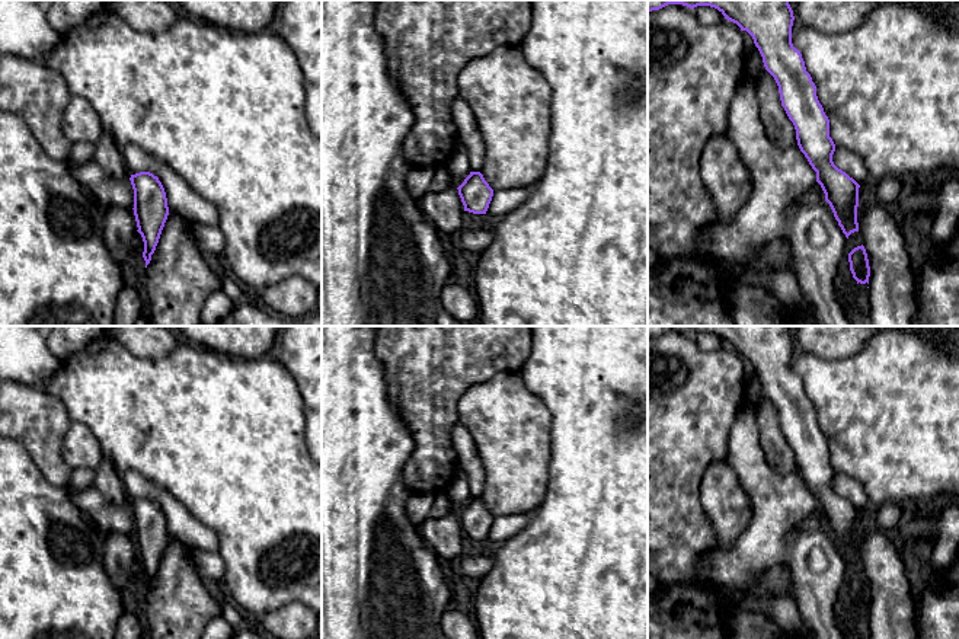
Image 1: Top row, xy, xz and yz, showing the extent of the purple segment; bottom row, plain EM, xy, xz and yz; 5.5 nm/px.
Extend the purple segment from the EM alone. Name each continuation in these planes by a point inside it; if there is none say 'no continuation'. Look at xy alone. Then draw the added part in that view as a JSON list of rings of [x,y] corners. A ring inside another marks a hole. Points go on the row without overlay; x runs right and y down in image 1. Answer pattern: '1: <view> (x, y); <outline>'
no continuation

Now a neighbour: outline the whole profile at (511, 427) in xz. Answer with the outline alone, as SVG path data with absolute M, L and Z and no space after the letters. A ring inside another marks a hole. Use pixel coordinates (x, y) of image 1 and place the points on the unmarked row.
M522 370L502 371L488 381L471 384L460 397L457 413L458 425L471 434L485 466L486 480L479 498L493 518L537 509L544 501L549 483L552 416L541 399L525 387Z

